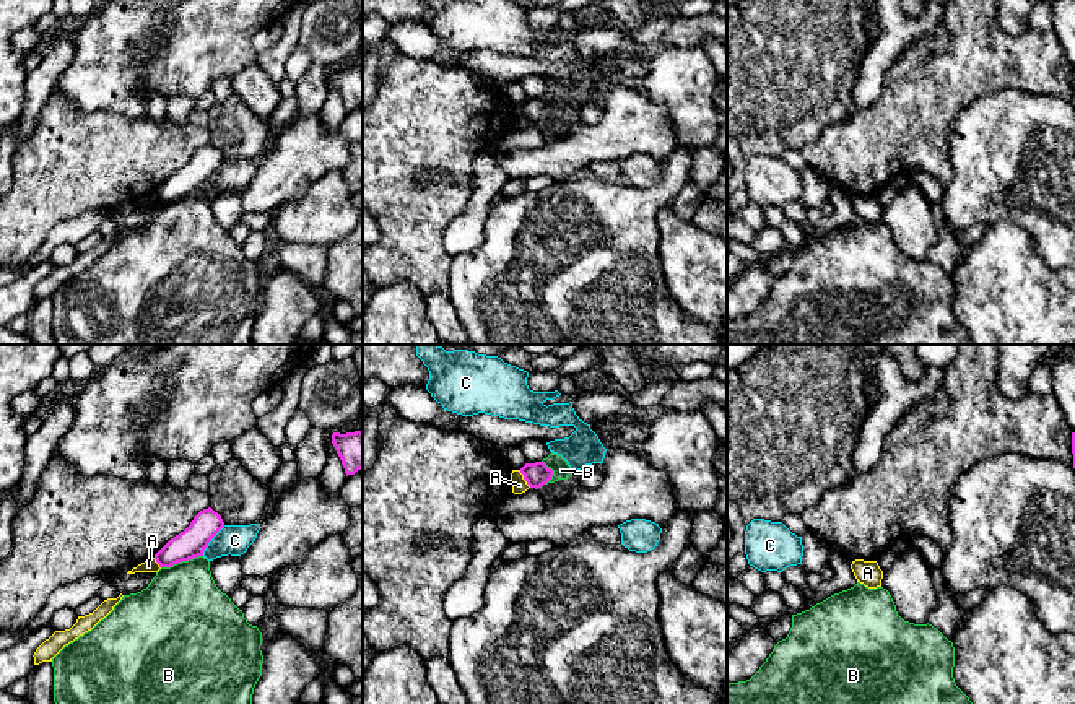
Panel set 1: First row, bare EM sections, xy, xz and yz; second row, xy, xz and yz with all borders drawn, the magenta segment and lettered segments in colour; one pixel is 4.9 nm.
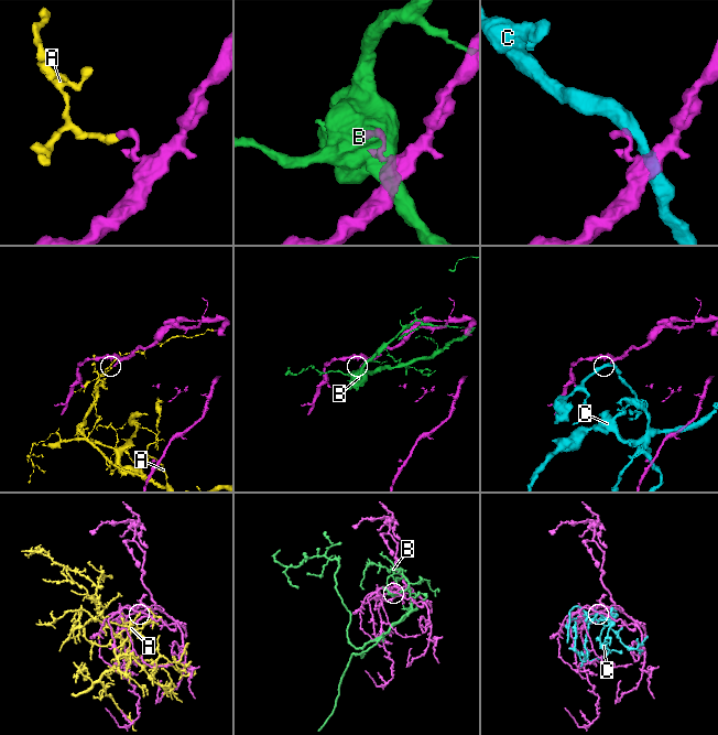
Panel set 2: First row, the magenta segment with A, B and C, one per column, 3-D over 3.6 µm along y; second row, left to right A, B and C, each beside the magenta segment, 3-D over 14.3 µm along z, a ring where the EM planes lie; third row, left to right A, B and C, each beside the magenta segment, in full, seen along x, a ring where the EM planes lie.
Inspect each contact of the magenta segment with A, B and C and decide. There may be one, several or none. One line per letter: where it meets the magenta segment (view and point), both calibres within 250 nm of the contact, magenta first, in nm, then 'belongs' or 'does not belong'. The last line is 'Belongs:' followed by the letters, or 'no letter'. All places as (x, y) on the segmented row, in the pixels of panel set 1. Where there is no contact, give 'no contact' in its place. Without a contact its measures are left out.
A: contact xz (524, 478); calibres 120 and 80 nm; does not belong
B: contact xy (181, 561); calibres 150 and 420 nm; does not belong
C: contact xy (210, 540); calibres 150 and 150 nm; does not belong
Belongs: no letter

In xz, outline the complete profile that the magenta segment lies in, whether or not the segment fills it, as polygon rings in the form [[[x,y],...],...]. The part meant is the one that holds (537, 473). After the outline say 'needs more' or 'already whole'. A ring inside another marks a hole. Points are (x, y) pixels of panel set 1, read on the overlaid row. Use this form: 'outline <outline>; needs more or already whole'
outline [[[543,462],[525,463],[520,468],[520,473],[524,475],[527,485],[535,489],[546,485],[553,476],[553,470],[548,468]]]; already whole

